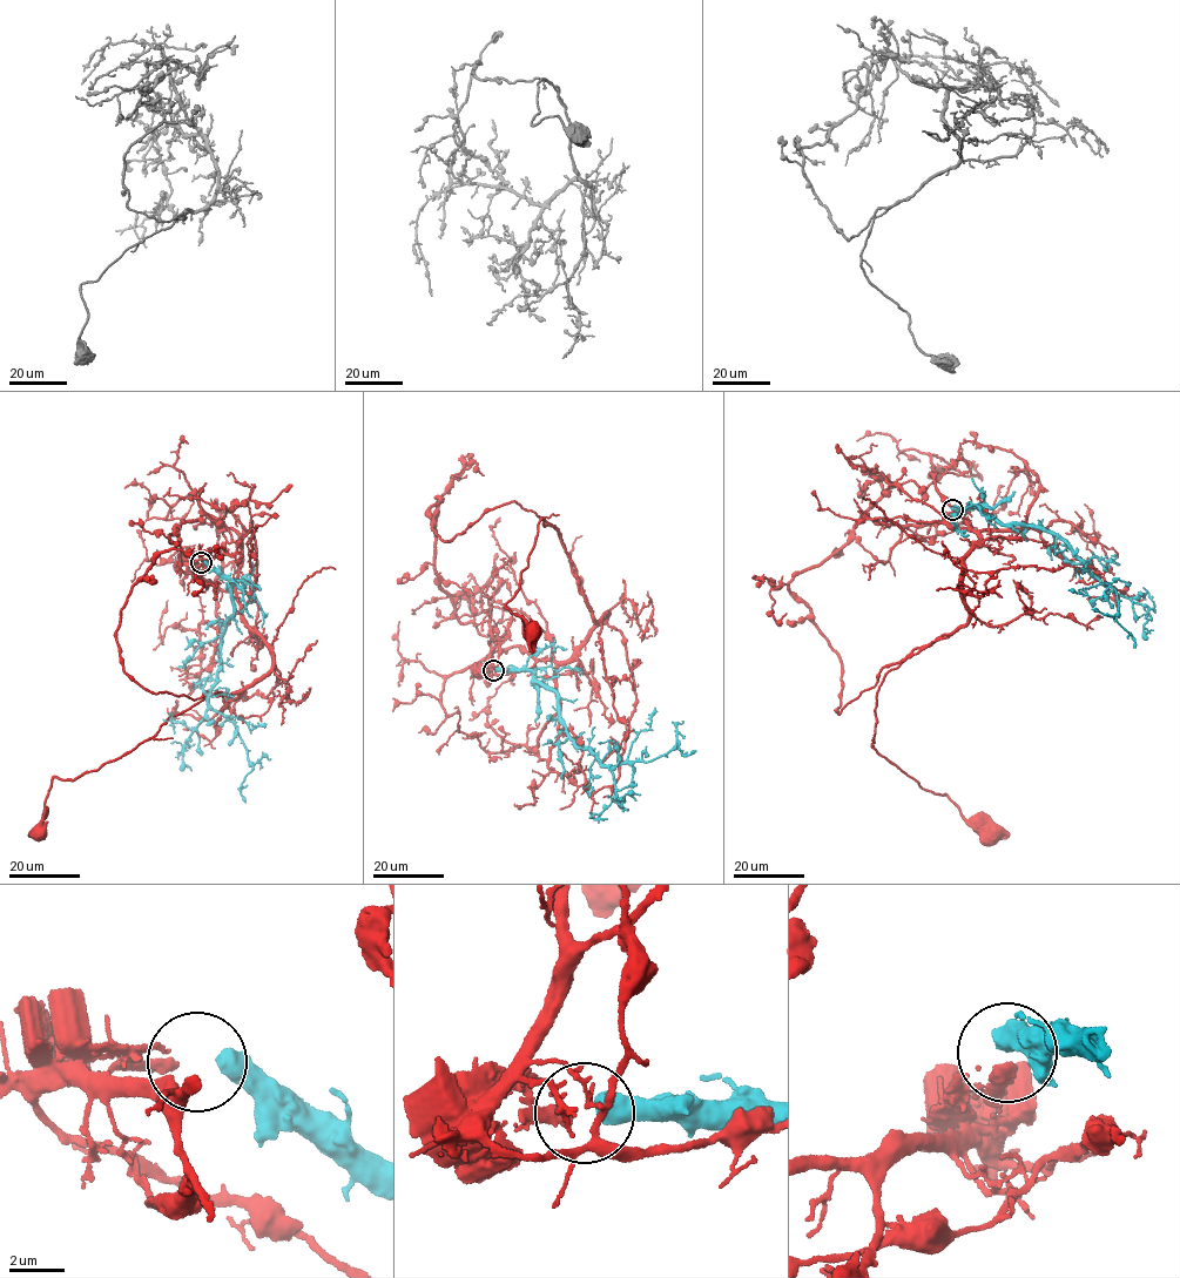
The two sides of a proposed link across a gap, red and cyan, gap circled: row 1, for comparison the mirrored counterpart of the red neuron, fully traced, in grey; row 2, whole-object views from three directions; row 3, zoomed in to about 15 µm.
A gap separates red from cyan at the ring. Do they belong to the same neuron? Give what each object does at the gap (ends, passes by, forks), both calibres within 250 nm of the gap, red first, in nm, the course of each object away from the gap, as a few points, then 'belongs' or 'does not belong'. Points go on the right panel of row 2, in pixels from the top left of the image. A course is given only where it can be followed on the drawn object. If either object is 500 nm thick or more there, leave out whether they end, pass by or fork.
calibres 480 and 650 nm; course red (952, 511), (952, 523), (969, 520), (979, 540), (964, 561), (966, 622), (885, 674), (872, 743), (989, 837); course cyan (953, 508), (980, 508), (1003, 523), (1058, 536), (1116, 593), (1113, 616), (1135, 647); does not belong

